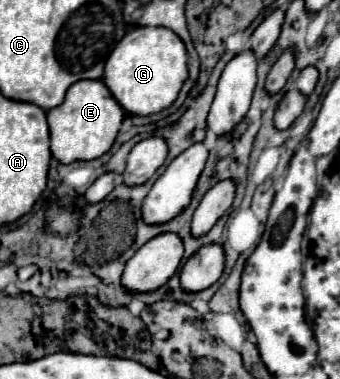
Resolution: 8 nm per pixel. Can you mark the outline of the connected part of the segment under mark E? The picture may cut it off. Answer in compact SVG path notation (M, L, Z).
M101 80L75 82L67 90L63 104L47 112L53 158L57 158L61 164L101 158L113 146L123 118L125 112L121 106L117 106L117 100L109 94L107 86Z

